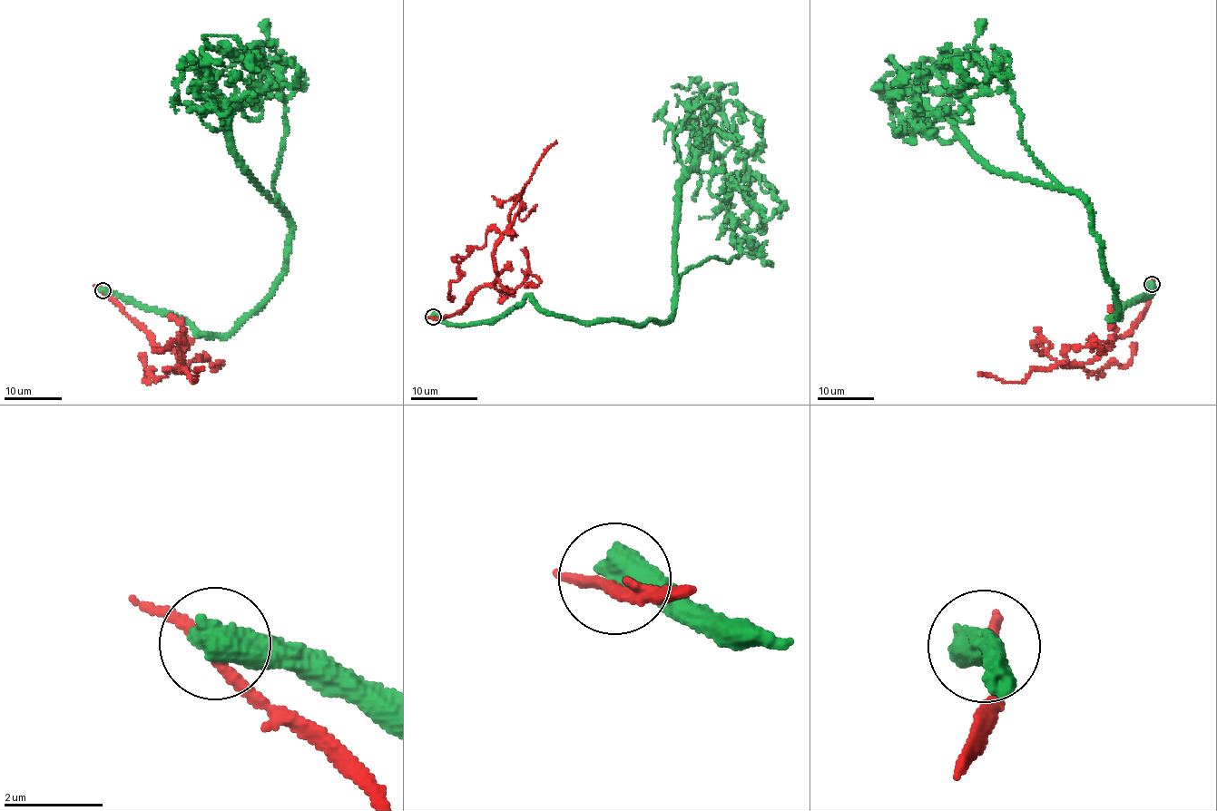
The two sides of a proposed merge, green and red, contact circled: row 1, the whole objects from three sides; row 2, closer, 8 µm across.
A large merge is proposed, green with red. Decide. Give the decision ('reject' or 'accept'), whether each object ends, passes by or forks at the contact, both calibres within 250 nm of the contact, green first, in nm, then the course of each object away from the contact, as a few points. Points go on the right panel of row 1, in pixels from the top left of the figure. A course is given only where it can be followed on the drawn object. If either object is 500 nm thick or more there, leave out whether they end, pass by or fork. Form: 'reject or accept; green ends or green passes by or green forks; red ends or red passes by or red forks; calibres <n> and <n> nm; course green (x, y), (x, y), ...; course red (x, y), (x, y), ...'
reject; calibres 700 and 200 nm; course green (1152, 285), (1110, 318), (1114, 293), (1091, 207), (1078, 195), (990, 170), (898, 80), (933, 89), (979, 83); course red (1152, 285), (1131, 330), (1112, 337), (1091, 360), (1066, 365), (1094, 373), (1126, 366), (1136, 342)

